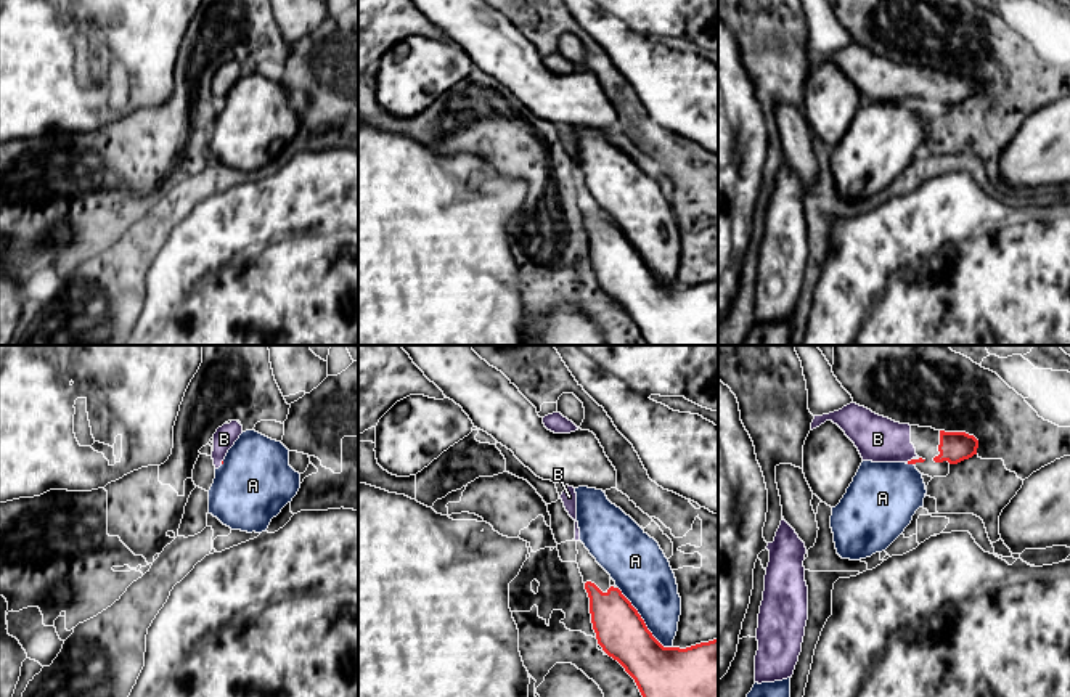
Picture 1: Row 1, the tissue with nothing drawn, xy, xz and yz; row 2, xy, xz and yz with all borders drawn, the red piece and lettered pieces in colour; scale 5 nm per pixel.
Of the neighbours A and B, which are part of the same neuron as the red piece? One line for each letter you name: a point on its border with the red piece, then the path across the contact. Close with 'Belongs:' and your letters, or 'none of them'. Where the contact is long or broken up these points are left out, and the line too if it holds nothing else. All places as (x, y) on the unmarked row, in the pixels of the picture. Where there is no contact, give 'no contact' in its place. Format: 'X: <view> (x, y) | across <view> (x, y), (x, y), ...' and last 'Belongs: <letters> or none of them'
B: yz (908, 101) | across yz (913, 101), (908, 101), (889, 82), (878, 79)
Belongs: B

